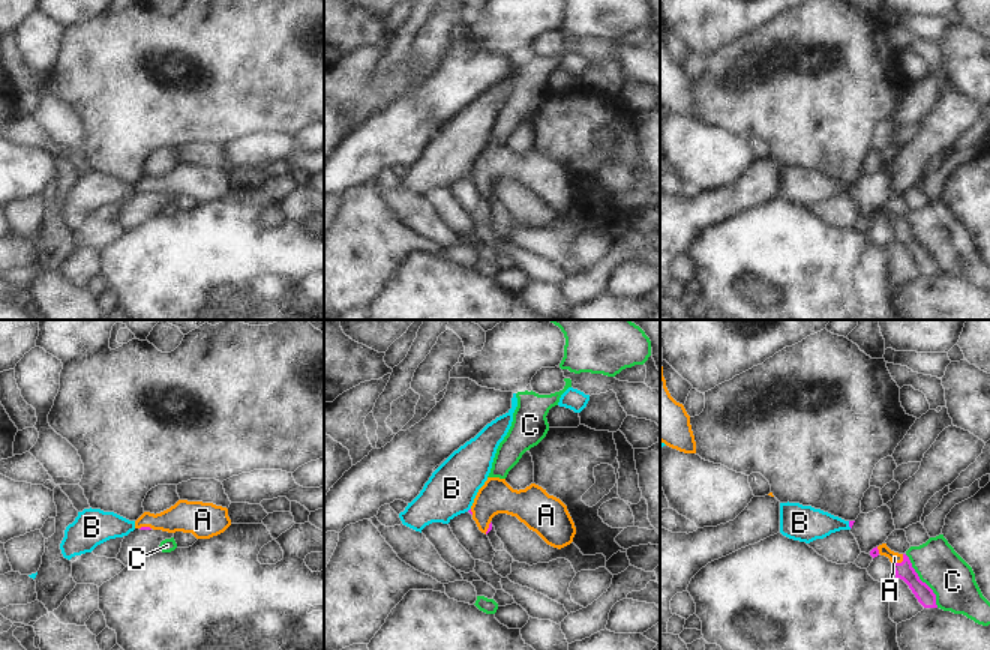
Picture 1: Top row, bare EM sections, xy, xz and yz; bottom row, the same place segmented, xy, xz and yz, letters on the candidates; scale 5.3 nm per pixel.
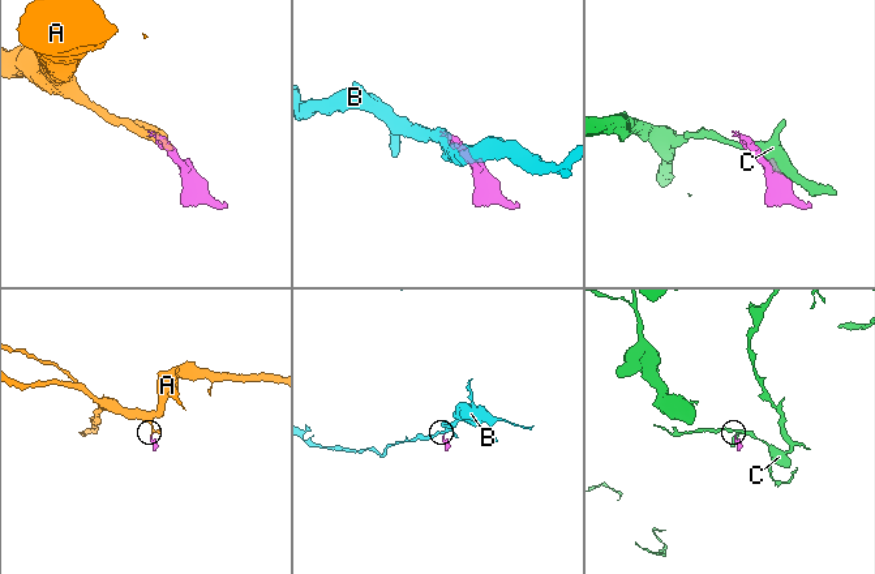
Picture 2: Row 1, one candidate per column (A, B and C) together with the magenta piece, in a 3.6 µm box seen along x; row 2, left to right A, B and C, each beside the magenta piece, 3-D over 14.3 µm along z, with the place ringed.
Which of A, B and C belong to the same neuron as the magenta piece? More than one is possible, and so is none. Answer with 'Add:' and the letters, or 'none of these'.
Add: A

